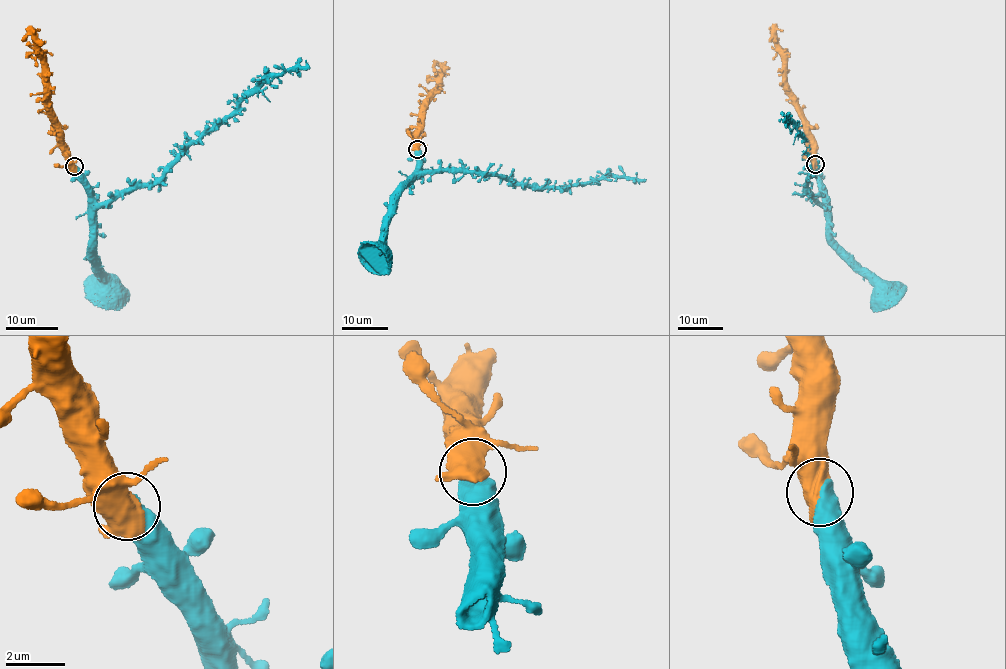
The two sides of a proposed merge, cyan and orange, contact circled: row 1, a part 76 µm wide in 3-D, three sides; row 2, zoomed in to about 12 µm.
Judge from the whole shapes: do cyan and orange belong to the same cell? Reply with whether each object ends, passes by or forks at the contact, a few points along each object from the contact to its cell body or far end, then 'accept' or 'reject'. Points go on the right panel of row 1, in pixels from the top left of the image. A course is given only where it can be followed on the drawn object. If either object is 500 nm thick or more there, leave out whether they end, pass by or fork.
cyan via (815, 164), (822, 197), (818, 204), (804, 193), (813, 171), (809, 149), (797, 127), (784, 121), (784, 114) | orange via (814, 164), (809, 125), (790, 96), (786, 55), (773, 30), (771, 33) | accept

